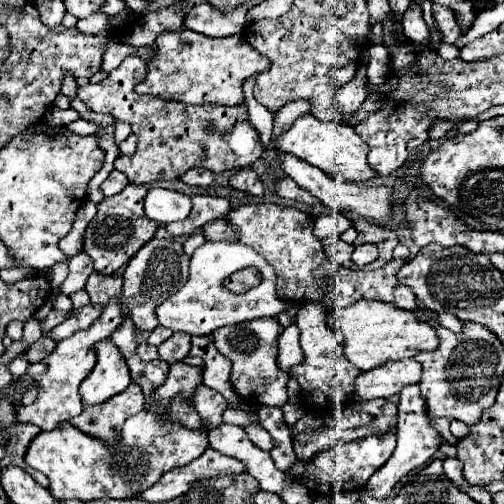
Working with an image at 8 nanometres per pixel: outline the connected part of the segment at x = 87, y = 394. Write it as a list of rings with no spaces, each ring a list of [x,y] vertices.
[[[111,340],[99,342],[95,350],[97,350],[97,366],[81,382],[81,388],[79,388],[81,400],[87,406],[103,404],[111,396],[127,390],[127,386],[131,384],[125,358],[119,354],[117,346],[113,346]]]

